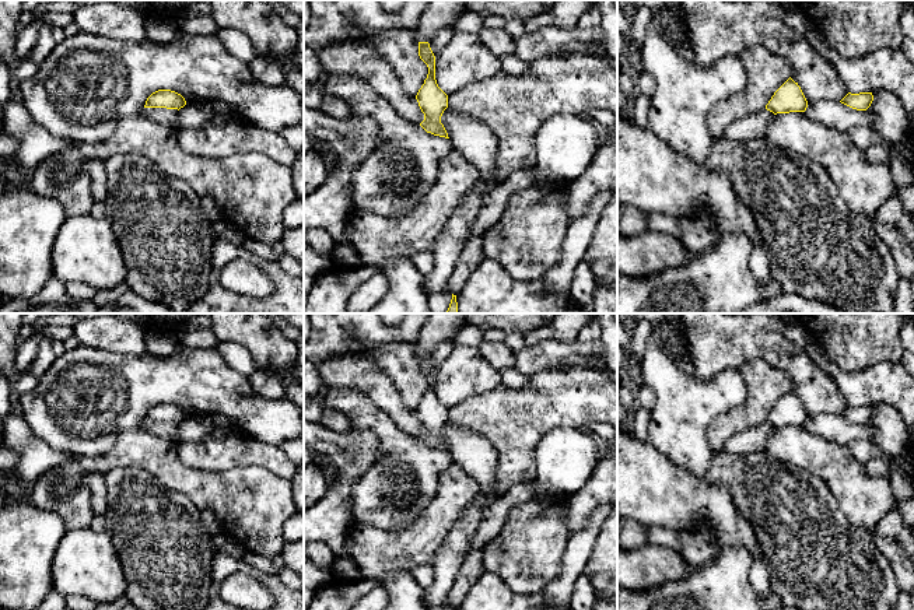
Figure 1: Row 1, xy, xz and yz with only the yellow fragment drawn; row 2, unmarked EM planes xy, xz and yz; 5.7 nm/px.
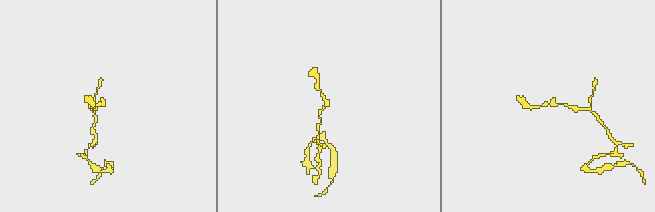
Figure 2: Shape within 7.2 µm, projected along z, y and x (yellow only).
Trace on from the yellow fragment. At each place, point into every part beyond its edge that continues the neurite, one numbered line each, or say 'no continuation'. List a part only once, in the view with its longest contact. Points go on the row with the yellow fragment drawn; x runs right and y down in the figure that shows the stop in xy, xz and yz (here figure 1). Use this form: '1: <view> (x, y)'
no continuation

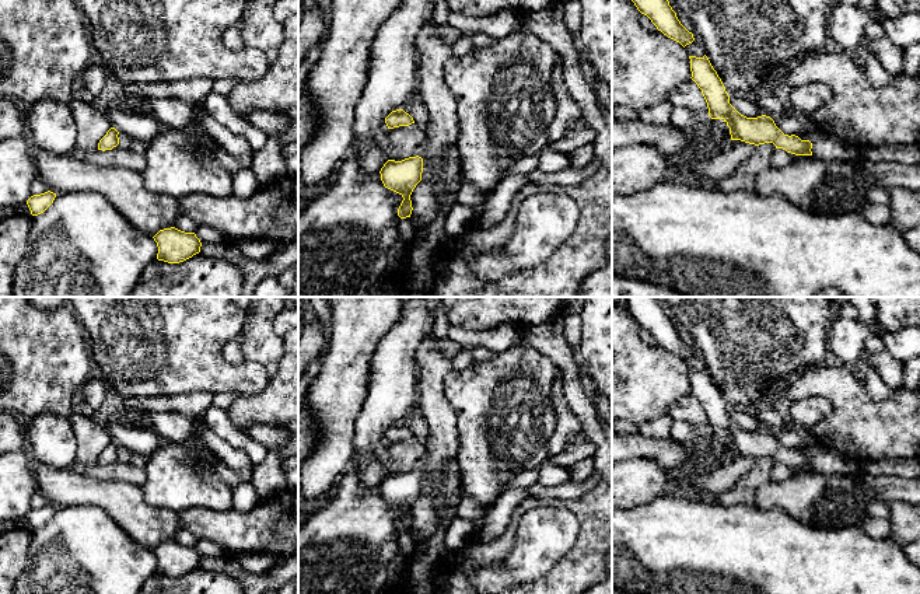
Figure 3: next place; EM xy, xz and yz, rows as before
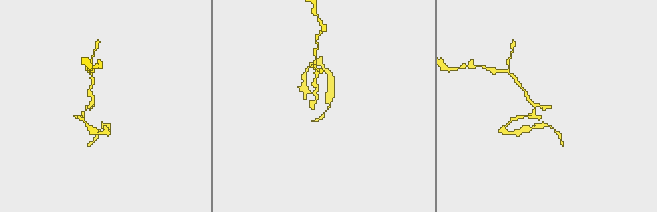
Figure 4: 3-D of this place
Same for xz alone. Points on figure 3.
no continuation

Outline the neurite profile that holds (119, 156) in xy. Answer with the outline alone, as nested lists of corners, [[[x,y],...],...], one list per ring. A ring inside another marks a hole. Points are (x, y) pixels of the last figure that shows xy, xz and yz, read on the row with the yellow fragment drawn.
[[[120,144],[112,150],[98,150],[91,153],[88,161],[102,167],[123,167],[140,174],[143,174],[147,165],[144,154],[137,154],[132,148],[123,147]]]

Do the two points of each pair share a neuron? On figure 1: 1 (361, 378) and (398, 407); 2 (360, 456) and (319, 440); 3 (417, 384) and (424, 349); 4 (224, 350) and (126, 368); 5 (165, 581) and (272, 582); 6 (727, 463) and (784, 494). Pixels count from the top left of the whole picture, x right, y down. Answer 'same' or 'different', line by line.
1: same
2: same
3: different
4: different
5: different
6: same

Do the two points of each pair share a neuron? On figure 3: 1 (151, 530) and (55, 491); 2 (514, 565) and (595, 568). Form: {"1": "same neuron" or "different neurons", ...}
{"1": "same neuron", "2": "different neurons"}

